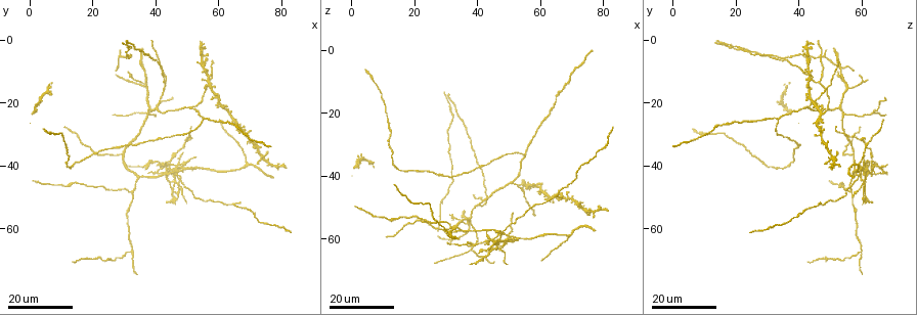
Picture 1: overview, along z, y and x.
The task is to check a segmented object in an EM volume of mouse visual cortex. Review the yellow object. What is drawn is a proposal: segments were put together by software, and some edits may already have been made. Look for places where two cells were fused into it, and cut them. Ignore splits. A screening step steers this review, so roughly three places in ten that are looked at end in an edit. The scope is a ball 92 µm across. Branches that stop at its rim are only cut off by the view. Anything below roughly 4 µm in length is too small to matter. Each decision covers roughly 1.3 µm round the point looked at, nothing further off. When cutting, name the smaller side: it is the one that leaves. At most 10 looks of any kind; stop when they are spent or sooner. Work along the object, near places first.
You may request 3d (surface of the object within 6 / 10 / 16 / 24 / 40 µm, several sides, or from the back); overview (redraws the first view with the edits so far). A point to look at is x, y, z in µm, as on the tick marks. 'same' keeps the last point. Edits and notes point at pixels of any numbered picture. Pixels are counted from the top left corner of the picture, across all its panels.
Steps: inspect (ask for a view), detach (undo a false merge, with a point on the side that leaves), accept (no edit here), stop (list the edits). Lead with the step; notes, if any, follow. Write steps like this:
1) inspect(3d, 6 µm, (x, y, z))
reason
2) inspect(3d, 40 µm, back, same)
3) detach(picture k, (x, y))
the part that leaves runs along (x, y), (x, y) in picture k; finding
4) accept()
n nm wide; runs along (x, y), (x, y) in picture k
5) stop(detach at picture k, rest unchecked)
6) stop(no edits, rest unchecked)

inspect(3d, 16 µm, (42.5, 13.0, 46.5))
two arms in line, one across

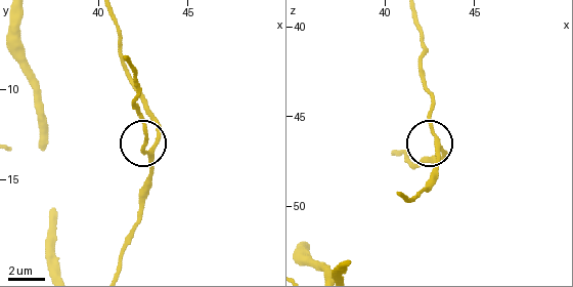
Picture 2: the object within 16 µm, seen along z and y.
inspect(3d, 6 µm, (42.9, 13.6, 46.2))

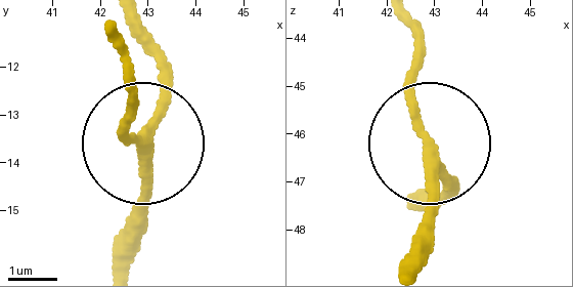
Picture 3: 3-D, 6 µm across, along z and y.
accept()
side arm 16 µm; 3 arms; one cell here

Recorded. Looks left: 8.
inspect(3d, 16 µm, (37.5, 23.0, 63.0))
a fork

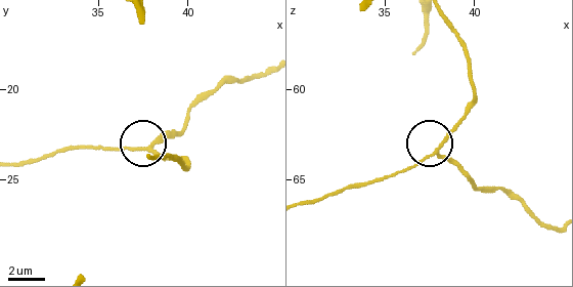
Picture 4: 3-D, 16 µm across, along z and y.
inspect(3d, 6 µm, (37.9, 23.1, 63.5))

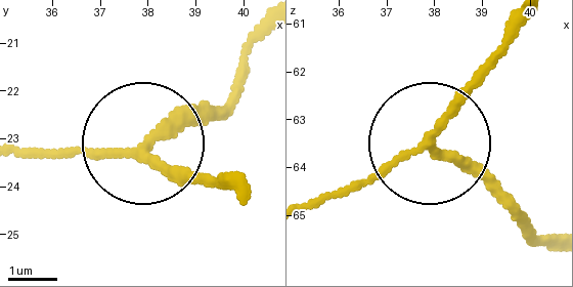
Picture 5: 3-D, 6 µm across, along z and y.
accept()
all the same cell

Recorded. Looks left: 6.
inspect(3d, 16 µm, (29.0, 37.0, 57.0))
arms part here

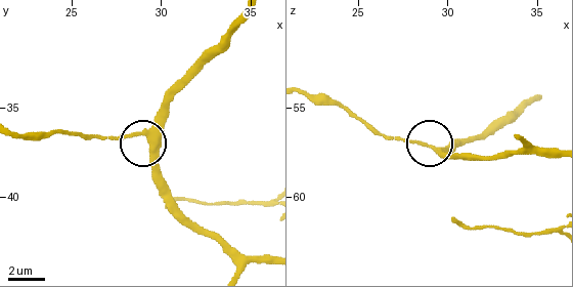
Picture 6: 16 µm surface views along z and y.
inspect(3d, 6 µm, (29.3, 36.5, 57.3))

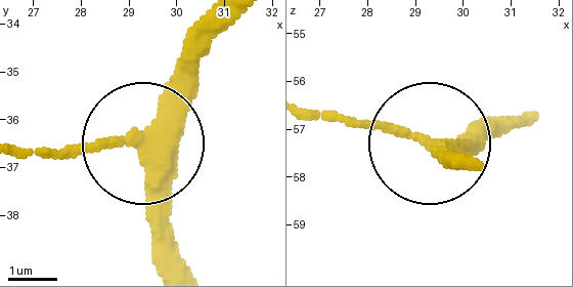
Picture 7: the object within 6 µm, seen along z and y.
accept()
runs along (229, 19), (180, 106), (143, 138), (21, 155) in picture 7; all the same cell

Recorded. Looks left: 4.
inspect(3d, 16 µm, (11.5, 47.0, 54.0))
calibre changes

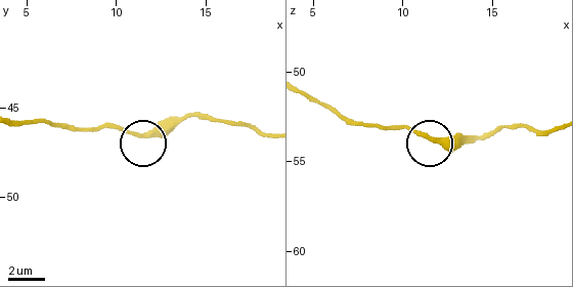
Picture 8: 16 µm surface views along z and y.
inspect(3d, 10 µm, (11.8, 46.5, 53.8))

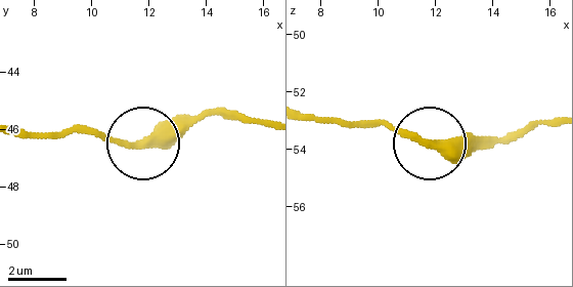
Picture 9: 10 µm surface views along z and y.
accept()
runs along (263, 125), (212, 113), (168, 122), (138, 141), (53, 134) in picture 9; all the same cell

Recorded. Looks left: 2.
inspect(3d, 16 µm, (32.0, 67.0, 59.5))
a fork

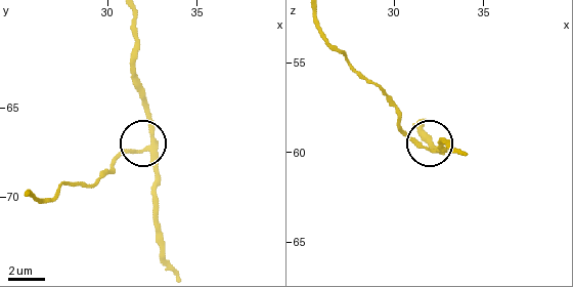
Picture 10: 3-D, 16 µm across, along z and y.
inspect(3d, 10 µm, (32.2, 67.5, 59.8))
zoom in

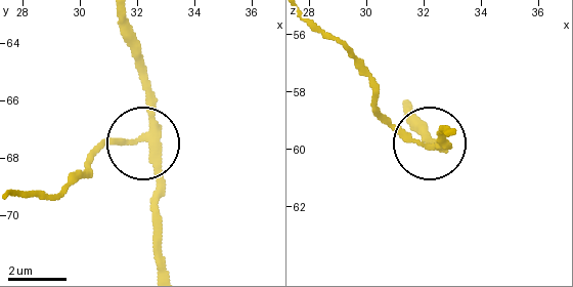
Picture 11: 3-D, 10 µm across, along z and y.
detach(picture 11, (109, 144))
250 nm wide; the part that leaves runs along (432, 146), (383, 117), (361, 66), (310, 22) in picture 11; two cells meet here

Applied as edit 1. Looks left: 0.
stop(detach at picture 11, rest unchecked)

